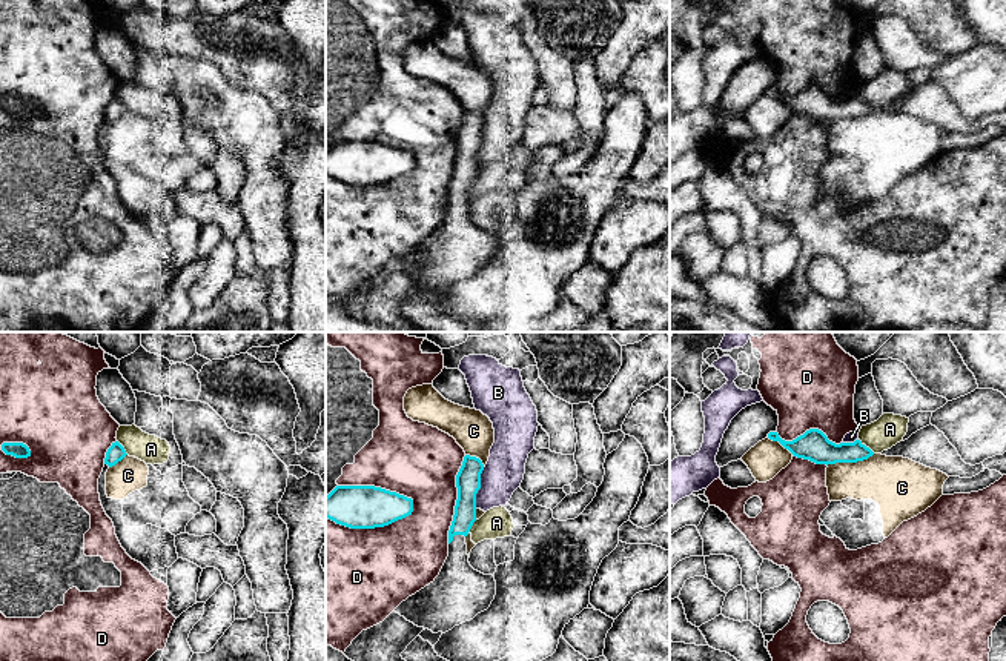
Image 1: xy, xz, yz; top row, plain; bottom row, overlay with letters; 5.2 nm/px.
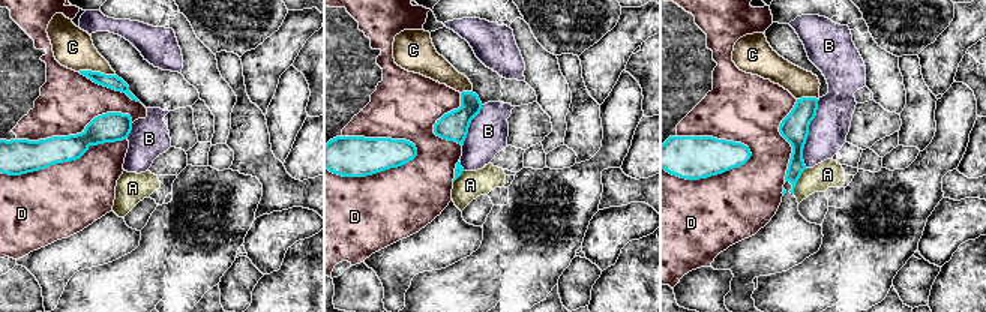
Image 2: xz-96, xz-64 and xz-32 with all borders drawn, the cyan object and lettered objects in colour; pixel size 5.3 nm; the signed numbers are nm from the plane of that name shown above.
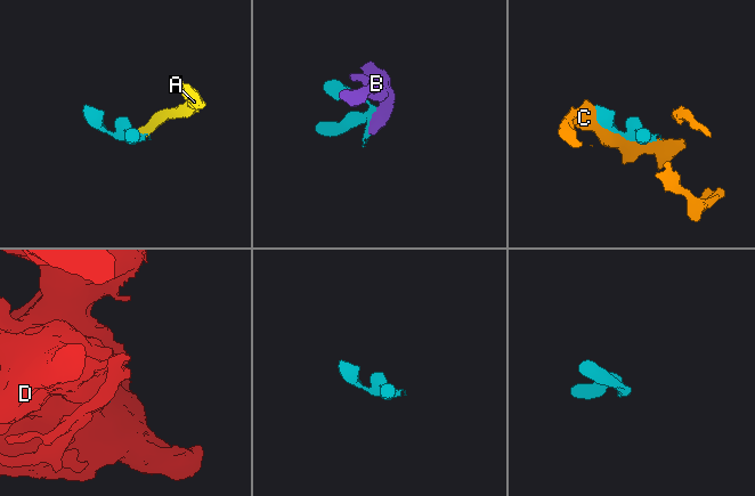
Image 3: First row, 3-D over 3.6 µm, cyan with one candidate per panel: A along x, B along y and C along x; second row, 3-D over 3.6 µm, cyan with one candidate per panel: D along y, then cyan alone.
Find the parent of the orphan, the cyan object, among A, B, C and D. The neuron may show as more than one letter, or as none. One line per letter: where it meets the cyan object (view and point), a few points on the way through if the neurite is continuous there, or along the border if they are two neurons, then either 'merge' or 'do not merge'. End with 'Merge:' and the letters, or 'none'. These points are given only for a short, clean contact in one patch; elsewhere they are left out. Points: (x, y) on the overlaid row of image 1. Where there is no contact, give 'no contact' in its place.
A: contact yz (865, 446); do not merge
B: contact xz (479, 488); do not merge
C: contact yz (850, 461); do not merge
D: contact xz (373, 528); do not merge
Merge: none

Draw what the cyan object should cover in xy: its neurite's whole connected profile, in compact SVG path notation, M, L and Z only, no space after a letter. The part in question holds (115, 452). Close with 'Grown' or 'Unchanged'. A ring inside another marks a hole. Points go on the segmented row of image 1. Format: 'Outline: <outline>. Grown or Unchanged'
Outline: M115 441L115 443L112 443L112 446L106 452L104 464L112 467L118 461L121 461L126 455L127 453L126 453L124 447L118 441Z. Unchanged

